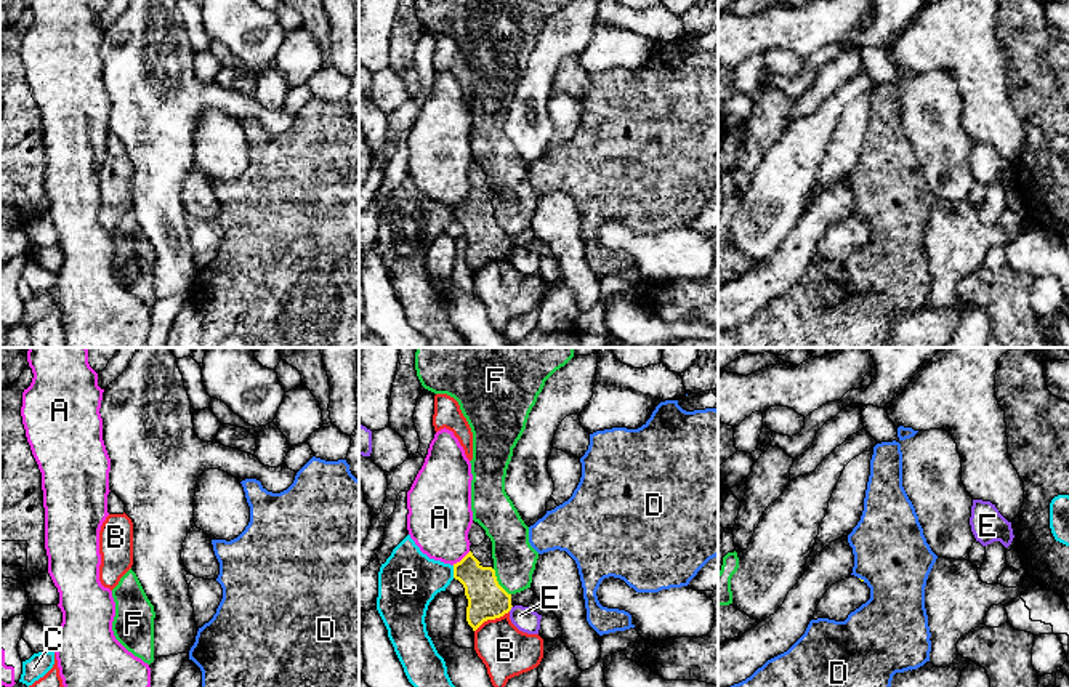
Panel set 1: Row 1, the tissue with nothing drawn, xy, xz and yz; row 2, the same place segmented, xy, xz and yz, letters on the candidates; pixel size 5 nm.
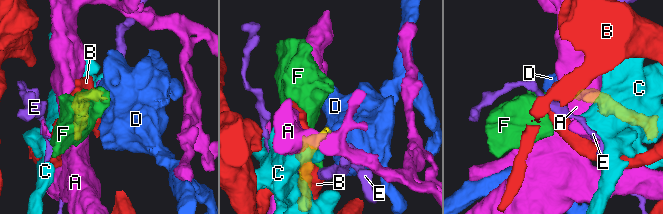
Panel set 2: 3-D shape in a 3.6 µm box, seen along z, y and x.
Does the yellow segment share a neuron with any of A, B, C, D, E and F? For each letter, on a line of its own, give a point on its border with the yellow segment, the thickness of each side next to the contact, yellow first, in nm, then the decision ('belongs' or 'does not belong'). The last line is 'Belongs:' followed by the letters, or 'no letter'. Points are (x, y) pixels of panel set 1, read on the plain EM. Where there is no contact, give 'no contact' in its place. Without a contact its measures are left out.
A: xz (462, 200) | 190/320 nm | does not belong
B: xz (491, 260) | 190/260 nm | does not belong
C: xz (454, 213) | 190/300 nm | does not belong
D: yz (863, 221) | 20/380 nm | does not belong
E: xz (510, 250) | 190/120 nm | does not belong
F: xz (497, 223) | 190/220 nm | does not belong
Belongs: no letter

